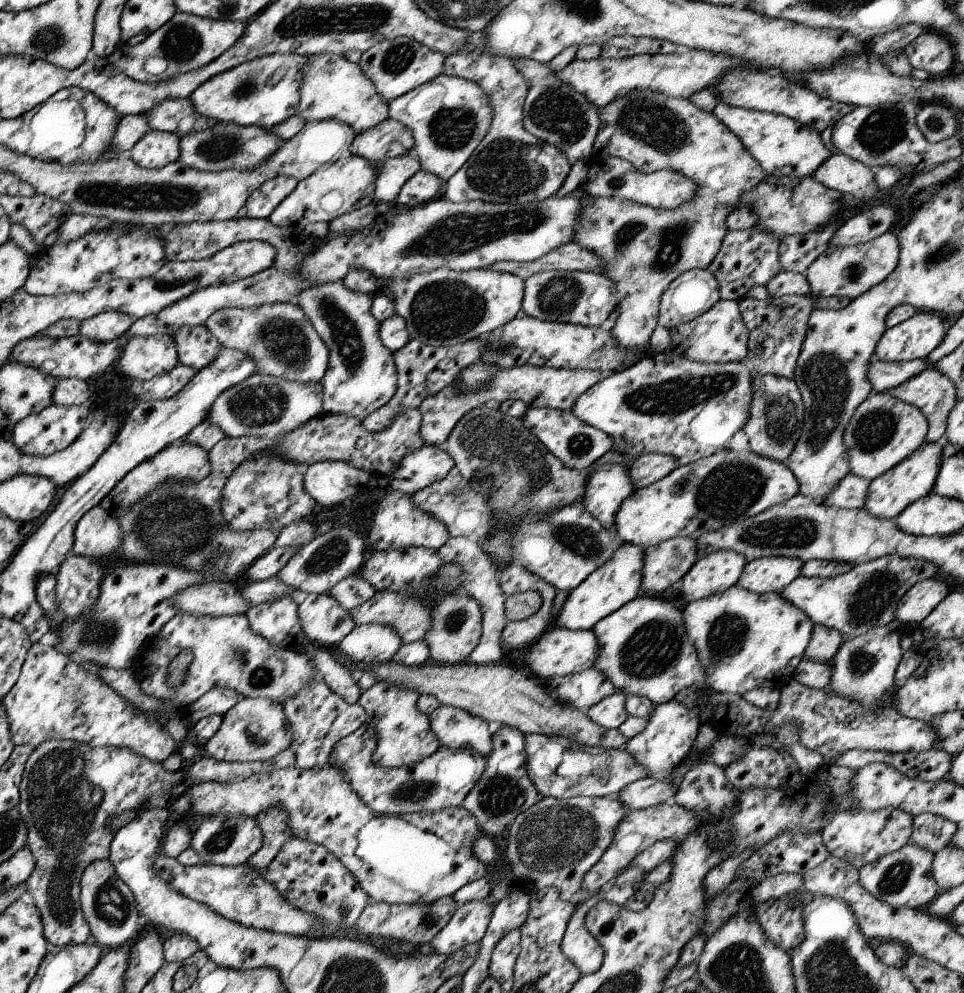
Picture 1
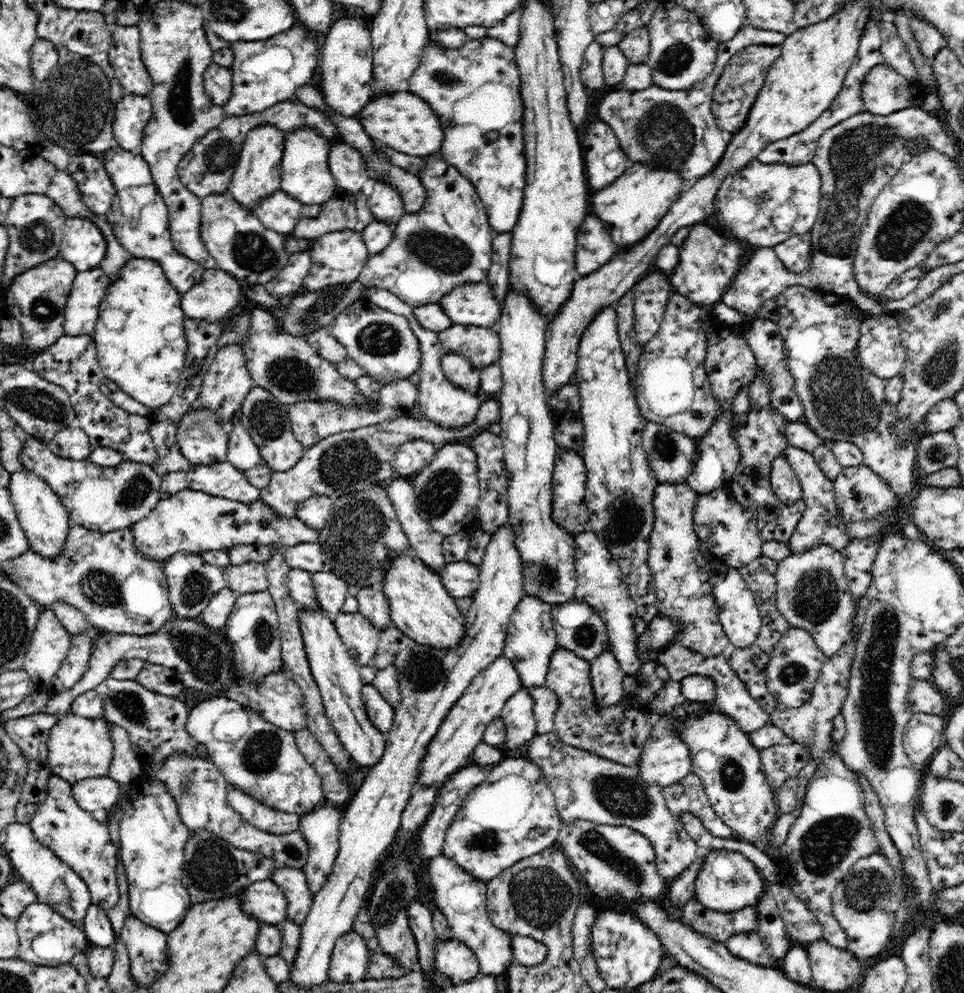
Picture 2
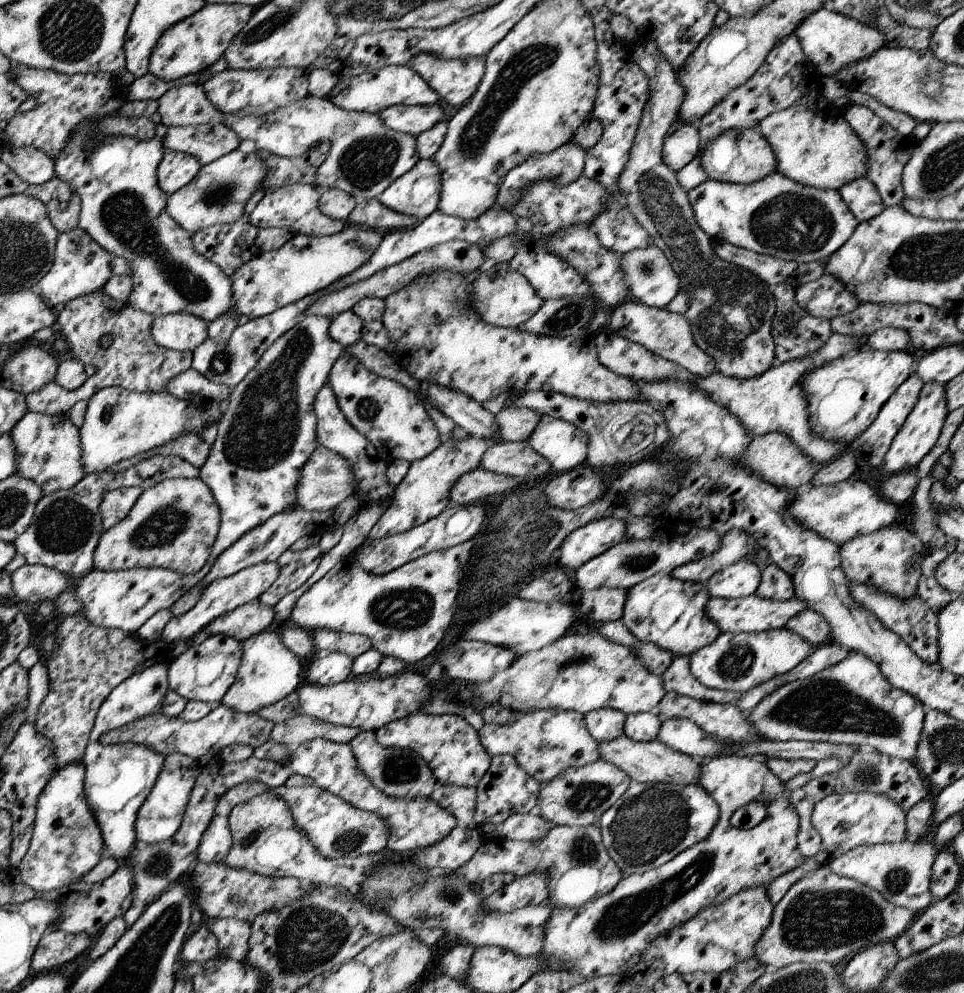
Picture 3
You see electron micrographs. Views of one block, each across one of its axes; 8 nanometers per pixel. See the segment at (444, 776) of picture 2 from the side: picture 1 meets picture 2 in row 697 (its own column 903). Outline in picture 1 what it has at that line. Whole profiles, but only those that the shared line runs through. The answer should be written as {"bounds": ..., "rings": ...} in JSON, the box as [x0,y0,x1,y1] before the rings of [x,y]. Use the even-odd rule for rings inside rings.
{"bounds":[863,440,944,520],"rings":[[[926,440],[918,450],[914,450],[914,454],[906,456],[906,460],[902,460],[888,472],[871,480],[863,508],[866,508],[872,516],[878,516],[882,520],[893,520],[898,514],[902,514],[902,510],[908,508],[912,502],[928,496],[934,488],[940,464],[942,464],[942,450],[944,450],[943,441]]]}

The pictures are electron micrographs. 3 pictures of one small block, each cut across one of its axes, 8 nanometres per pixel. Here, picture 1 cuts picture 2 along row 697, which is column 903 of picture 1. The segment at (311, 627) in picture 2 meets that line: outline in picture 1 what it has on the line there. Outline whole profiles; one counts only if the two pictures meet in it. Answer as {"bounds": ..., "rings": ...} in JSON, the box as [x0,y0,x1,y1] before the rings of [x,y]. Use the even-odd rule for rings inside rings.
{"bounds":[873,311,946,363],"rings":[[[917,311],[903,323],[882,332],[873,360],[901,363],[927,358],[946,334],[944,324],[944,318],[934,312]]]}

